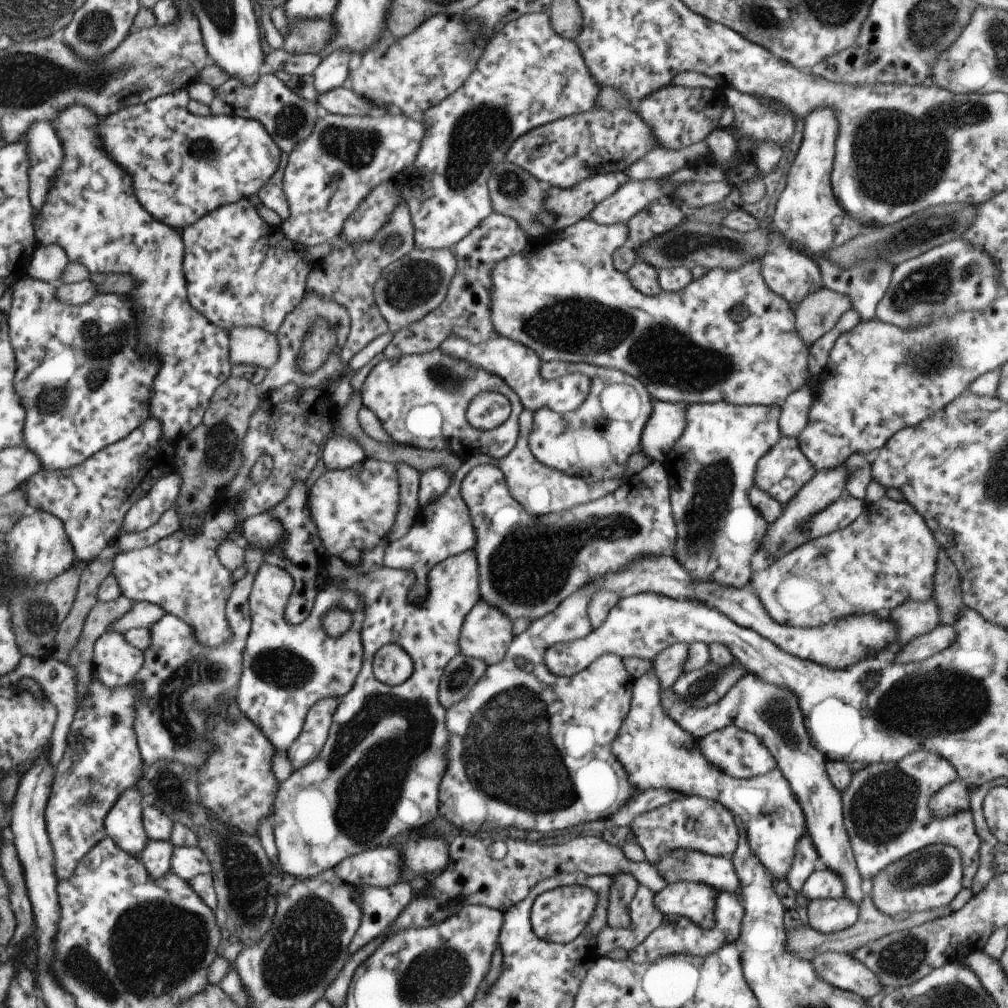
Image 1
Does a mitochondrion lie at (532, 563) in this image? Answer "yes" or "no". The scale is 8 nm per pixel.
yes

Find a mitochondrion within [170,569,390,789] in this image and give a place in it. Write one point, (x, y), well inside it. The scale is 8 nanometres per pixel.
(283, 668)

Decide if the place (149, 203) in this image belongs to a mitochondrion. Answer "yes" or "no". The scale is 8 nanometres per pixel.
no

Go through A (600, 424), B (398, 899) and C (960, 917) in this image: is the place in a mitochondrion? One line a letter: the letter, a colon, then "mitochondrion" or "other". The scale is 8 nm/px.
A: mitochondrion
B: other
C: other

